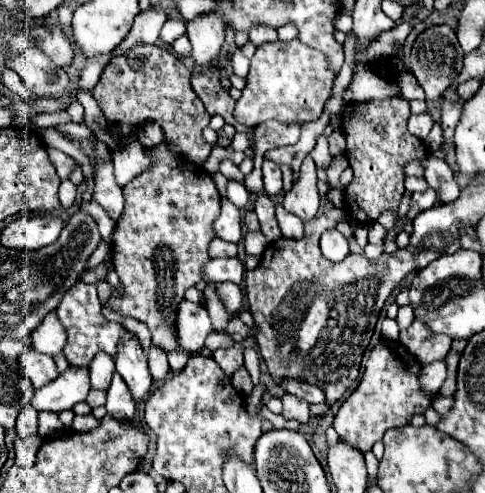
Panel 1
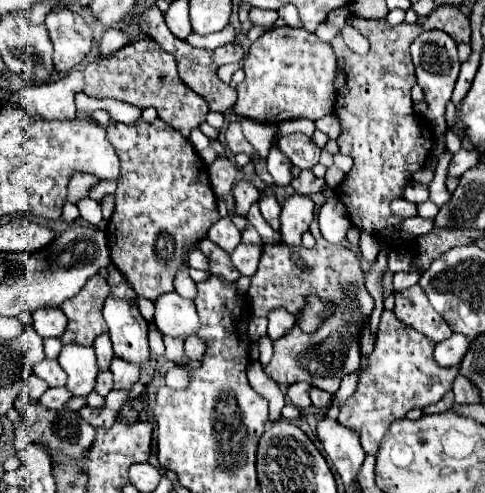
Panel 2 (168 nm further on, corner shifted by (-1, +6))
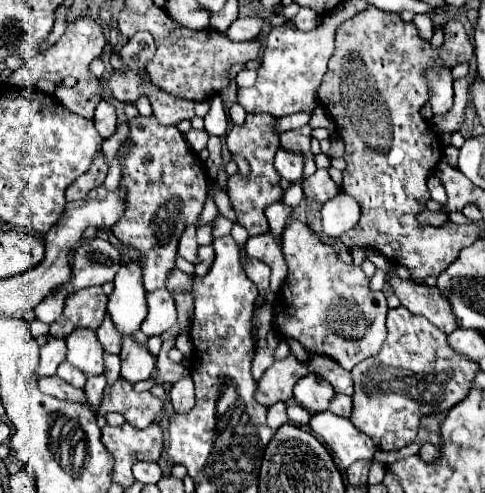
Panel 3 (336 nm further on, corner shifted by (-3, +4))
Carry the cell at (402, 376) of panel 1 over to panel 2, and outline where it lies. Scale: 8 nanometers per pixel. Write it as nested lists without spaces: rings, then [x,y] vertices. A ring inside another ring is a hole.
[[[383,310],[375,348],[367,360],[355,394],[341,406],[339,422],[355,430],[367,454],[377,454],[379,442],[395,418],[403,418],[413,408],[425,408],[439,402],[457,376],[457,368],[441,368],[433,360],[435,342],[421,336],[413,328],[395,318],[391,310]]]

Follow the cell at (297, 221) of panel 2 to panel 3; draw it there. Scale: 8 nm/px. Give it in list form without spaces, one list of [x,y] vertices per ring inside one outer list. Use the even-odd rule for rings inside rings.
[[[291,222],[283,230],[283,254],[289,266],[287,280],[275,298],[273,328],[283,338],[293,338],[311,354],[331,356],[351,370],[371,354],[377,354],[387,338],[387,300],[383,292],[371,292],[369,278],[355,264],[343,264],[331,244],[325,244],[307,224]]]

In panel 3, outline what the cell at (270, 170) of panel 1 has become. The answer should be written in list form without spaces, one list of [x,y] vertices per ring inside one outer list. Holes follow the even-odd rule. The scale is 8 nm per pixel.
[[[279,148],[275,154],[275,168],[285,180],[291,180],[291,182],[301,180],[303,164],[305,164],[305,156],[301,152],[289,152]]]

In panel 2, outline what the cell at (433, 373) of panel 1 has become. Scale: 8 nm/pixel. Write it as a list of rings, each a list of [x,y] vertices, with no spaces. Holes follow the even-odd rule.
[[[453,334],[435,346],[435,362],[439,366],[459,366],[461,356],[465,356],[465,348],[469,348],[469,338],[461,334]]]

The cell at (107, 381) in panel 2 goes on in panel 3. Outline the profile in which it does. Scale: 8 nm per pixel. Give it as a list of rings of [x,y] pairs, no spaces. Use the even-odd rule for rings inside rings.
[[[105,354],[103,360],[105,360],[105,378],[107,378],[107,384],[113,384],[119,378],[119,356]]]

